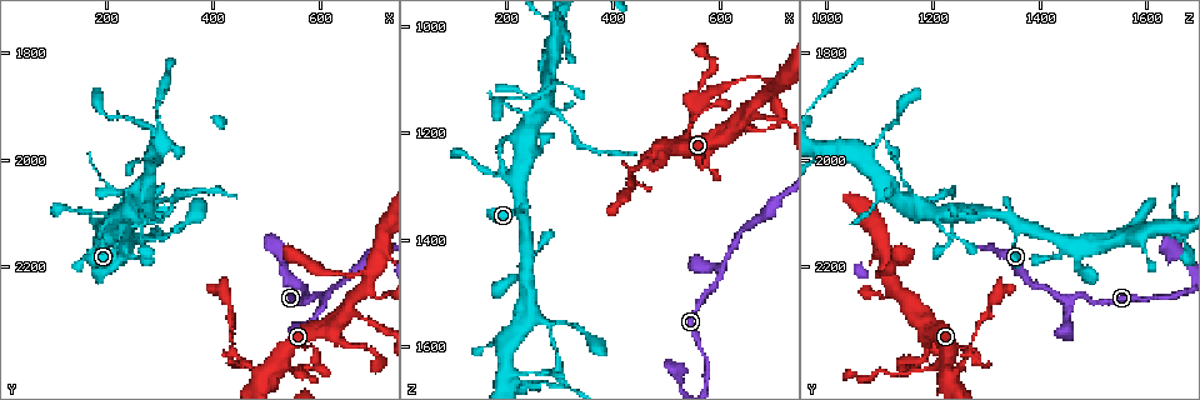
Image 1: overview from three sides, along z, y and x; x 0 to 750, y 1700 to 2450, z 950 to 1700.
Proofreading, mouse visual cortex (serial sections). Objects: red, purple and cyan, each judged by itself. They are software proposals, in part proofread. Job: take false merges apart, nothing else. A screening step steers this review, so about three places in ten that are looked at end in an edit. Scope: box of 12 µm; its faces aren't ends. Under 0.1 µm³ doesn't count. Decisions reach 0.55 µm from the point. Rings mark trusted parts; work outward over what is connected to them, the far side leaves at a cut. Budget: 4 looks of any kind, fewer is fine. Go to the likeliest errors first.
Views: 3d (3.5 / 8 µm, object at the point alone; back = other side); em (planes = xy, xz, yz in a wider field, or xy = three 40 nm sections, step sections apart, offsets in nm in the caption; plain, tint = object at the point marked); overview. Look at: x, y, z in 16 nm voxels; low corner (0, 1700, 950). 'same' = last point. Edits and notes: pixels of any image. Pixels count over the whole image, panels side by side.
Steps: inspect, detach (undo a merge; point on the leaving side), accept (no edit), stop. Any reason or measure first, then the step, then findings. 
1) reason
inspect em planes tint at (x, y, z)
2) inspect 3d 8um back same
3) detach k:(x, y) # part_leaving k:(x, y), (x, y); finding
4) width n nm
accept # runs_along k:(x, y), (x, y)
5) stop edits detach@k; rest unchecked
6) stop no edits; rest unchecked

three-way junction
inspect 3d 3.5um back at (280, 2135, 1580)

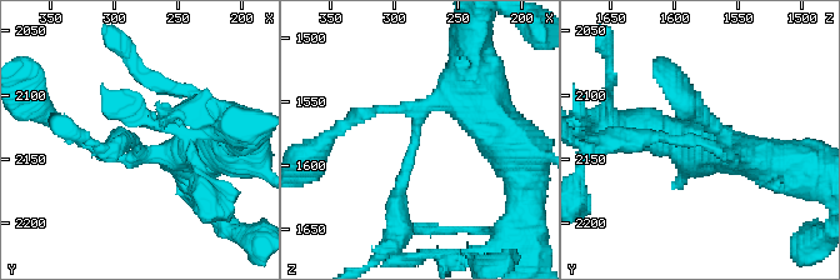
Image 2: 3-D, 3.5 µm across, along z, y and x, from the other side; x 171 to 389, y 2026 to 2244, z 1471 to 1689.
arms 3; arm_widths 150, 150, 350 nm; need the tissue
inspect em xy step 3 tint at (284, 2136, 1580)

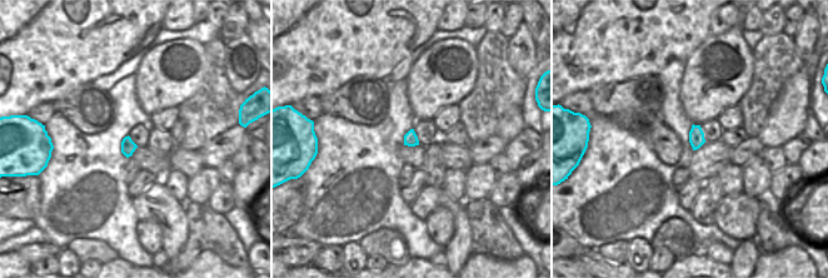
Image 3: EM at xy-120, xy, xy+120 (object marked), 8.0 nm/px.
accept # runs_along 2:(465, 84), (419, 115), (396, 215); one cell here

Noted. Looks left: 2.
narrows sharply
inspect 3d 3.5um at (435, 2340, 1280)

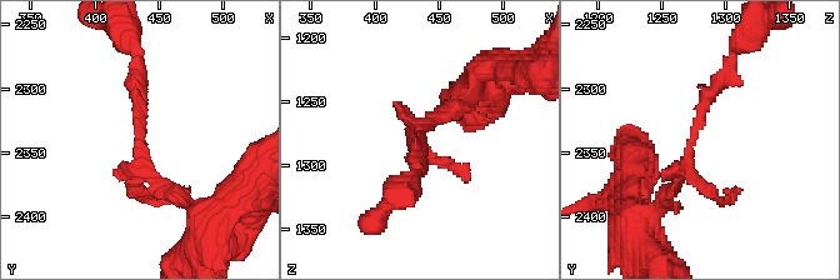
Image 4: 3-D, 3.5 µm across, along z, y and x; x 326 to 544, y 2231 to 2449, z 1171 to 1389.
inspect em xy step 2 tint at (436, 2340, 1276)

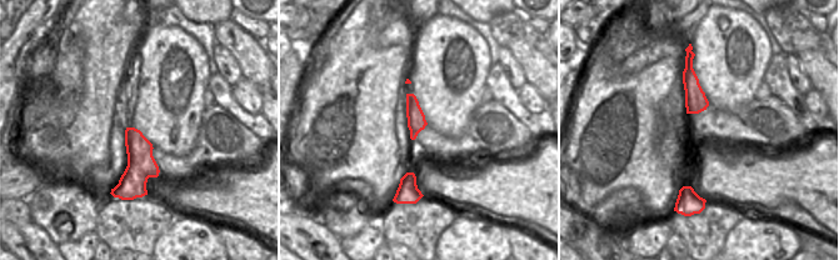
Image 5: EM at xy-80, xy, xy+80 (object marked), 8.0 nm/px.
accept # one cell here

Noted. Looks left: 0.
stop no edits; rest unchecked

